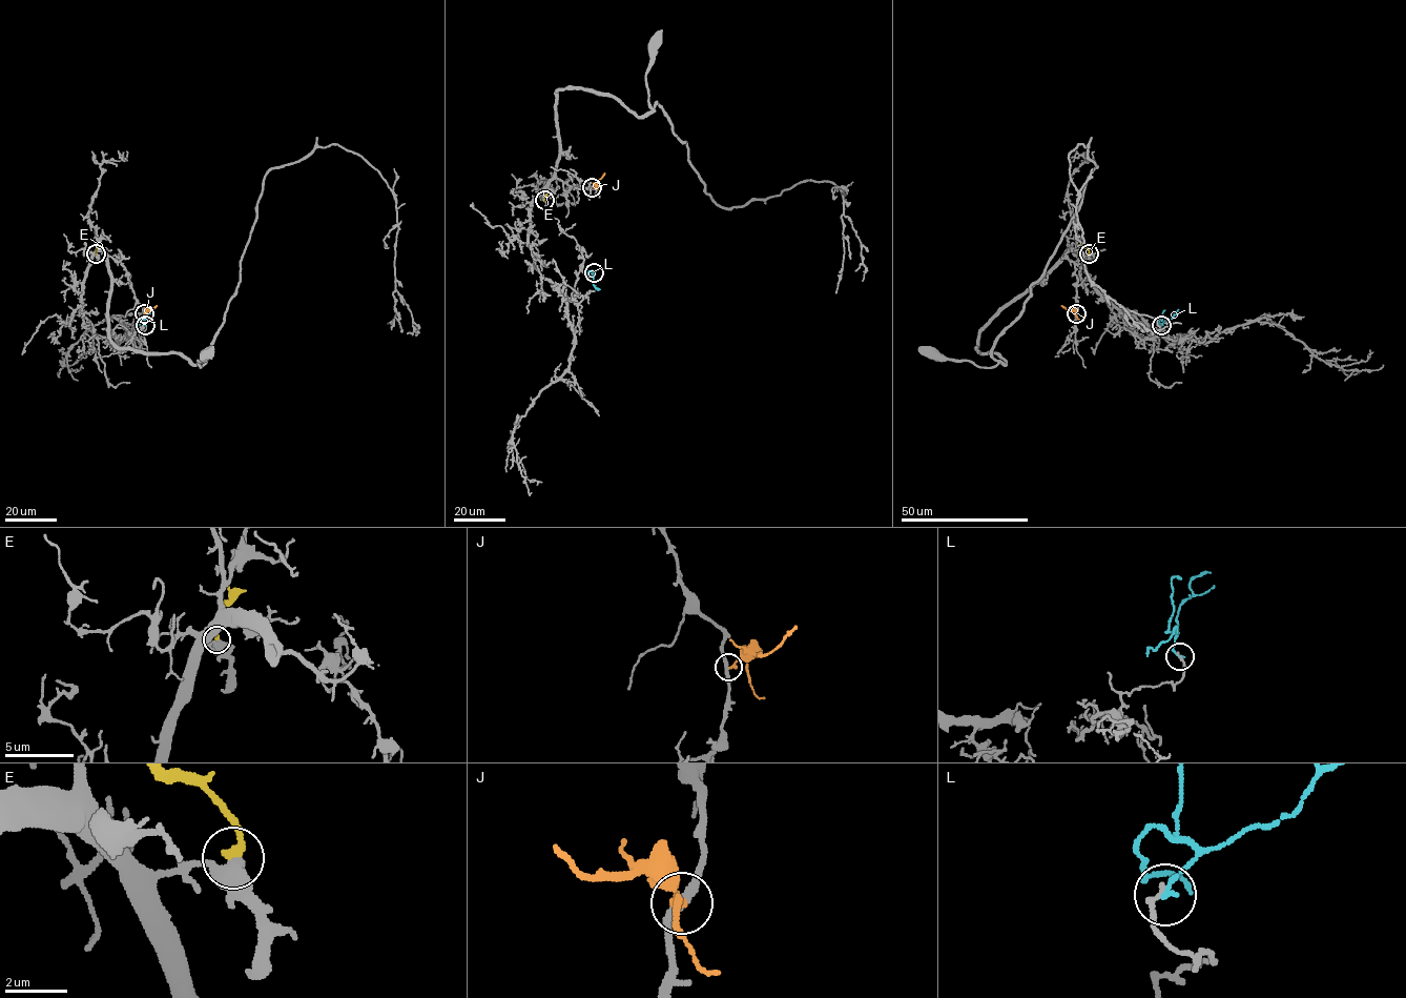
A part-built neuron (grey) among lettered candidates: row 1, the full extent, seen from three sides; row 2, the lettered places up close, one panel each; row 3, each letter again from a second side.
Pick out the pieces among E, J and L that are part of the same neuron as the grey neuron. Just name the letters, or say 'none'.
none

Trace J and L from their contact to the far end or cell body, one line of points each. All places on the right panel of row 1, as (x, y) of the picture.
J: (1076, 313), (1061, 305)
L: (1161, 325), (1178, 309)

